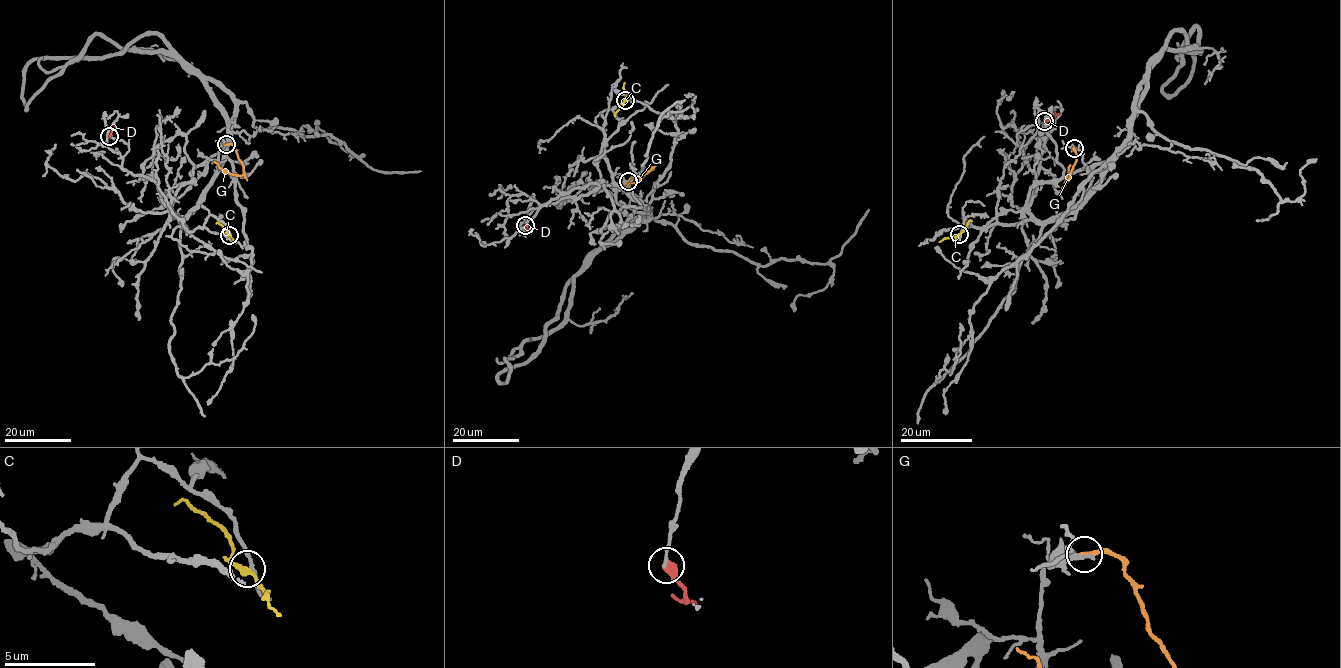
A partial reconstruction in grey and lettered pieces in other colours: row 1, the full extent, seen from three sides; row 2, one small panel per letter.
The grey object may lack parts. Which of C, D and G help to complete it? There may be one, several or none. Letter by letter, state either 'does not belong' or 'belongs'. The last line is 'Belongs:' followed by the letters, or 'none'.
C: does not belong
D: does not belong
G: does not belong
Belongs: none

